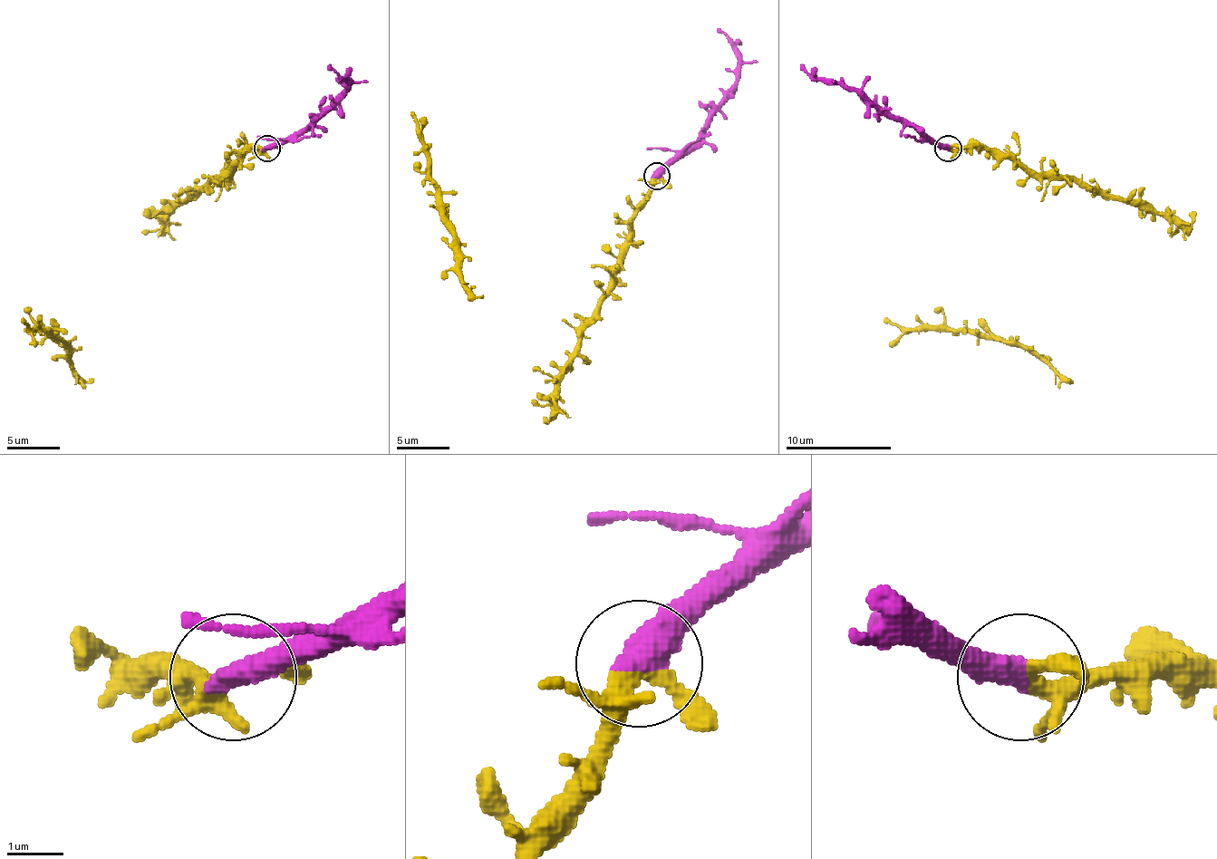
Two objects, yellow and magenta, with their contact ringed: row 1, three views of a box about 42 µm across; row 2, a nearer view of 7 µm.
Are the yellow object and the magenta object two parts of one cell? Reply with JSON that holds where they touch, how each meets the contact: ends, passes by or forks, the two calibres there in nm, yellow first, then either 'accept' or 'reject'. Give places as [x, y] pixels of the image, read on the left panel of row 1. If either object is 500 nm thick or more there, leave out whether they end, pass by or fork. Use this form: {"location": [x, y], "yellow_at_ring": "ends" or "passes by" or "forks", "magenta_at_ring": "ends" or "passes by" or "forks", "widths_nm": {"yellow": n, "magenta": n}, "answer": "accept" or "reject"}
{"location": [266, 148], "widths_nm": {"yellow": 240, "magenta": 550}, "answer": "accept"}

